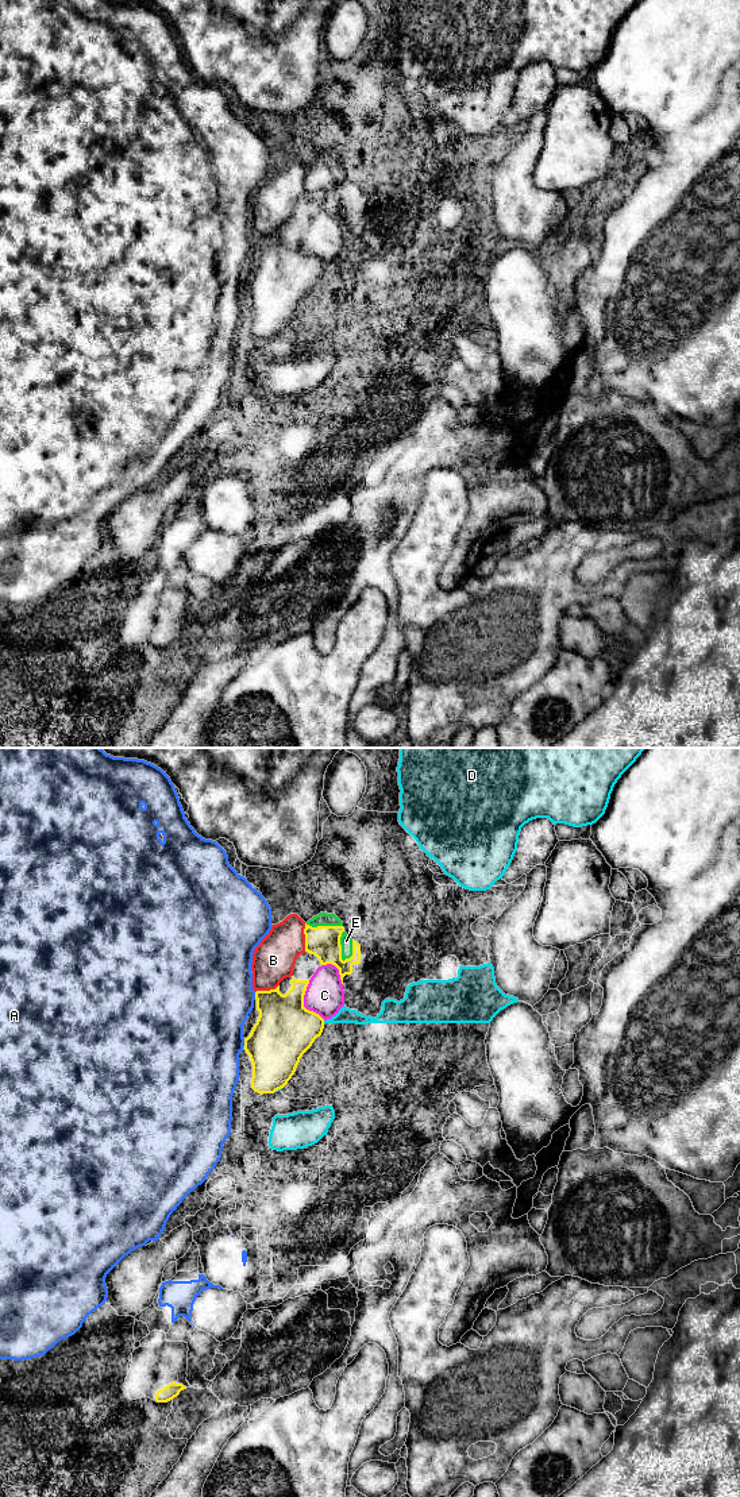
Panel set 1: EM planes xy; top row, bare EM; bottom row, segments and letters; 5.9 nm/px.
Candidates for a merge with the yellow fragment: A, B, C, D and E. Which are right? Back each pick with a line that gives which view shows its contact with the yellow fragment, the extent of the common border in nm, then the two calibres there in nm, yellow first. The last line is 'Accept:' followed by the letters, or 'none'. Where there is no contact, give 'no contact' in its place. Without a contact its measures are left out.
Accept: none

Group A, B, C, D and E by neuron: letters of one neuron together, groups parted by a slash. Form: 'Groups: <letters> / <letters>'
Groups: A / B / C E / D

